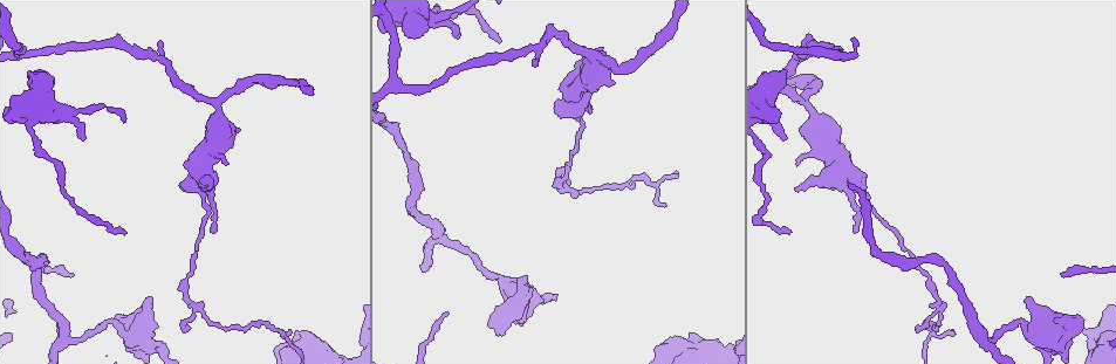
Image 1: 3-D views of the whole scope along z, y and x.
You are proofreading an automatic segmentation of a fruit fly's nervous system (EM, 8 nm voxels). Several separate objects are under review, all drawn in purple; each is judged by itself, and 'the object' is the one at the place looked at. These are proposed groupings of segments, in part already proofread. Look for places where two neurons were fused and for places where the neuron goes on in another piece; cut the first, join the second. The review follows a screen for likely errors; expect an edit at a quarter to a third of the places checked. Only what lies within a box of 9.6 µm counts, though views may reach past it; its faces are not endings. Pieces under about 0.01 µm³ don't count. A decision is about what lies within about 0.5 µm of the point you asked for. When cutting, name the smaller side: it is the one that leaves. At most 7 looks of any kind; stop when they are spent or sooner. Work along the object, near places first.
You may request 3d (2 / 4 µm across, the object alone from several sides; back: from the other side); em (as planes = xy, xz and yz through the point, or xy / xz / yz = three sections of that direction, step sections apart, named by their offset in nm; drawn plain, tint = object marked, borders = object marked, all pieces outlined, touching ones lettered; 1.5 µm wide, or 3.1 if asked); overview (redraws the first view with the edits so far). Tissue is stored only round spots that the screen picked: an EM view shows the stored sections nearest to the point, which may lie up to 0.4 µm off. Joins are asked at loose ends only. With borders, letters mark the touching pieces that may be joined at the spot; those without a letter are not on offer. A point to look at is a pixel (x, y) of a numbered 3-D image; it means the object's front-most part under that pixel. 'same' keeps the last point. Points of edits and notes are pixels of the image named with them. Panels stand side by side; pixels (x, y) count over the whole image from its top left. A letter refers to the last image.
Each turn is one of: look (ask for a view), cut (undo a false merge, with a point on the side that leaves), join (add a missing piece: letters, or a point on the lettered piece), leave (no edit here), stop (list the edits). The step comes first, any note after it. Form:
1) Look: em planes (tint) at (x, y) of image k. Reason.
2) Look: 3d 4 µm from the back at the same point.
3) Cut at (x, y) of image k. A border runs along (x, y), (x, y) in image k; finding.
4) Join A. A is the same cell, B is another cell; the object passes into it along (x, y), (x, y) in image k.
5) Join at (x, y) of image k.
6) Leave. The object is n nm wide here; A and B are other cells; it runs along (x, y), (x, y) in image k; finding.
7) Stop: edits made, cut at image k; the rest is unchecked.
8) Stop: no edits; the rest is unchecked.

Look: em 3.1 µm yz step 16 (borders) at (36, 72) of image 1. Thick end.

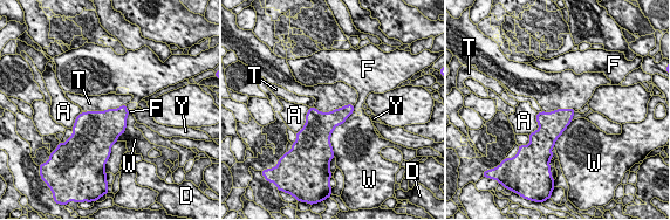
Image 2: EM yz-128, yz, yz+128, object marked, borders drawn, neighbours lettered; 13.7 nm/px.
Leave. A, D, F, T, W and Y are other cells; none of them fits.

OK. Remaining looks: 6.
Look: em yz step 8 (borders) at (534, 62) of image 1. Branch stops here.

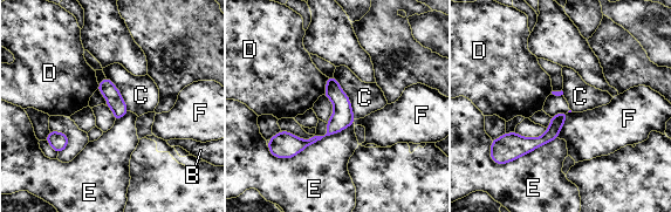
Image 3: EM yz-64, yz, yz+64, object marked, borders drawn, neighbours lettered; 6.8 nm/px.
Leave. B, C, D, E and F are other cells; a border runs along (333, 76), (348, 97), (355, 118) in image 3; no lettered piece goes on from it.

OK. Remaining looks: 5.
Look: em xz step 4 (tint) at (109, 319) of image 1. Abrupt turn.

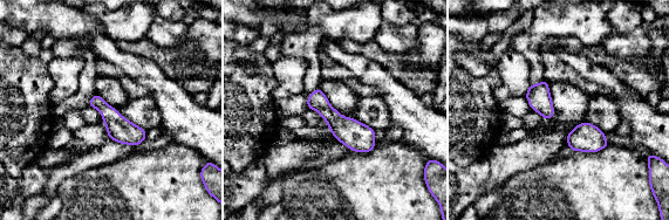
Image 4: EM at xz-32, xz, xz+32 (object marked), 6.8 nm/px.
Look: em planes (borders) at the same point.

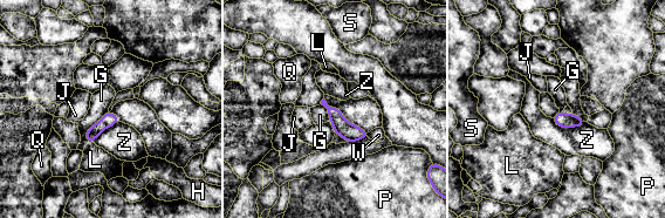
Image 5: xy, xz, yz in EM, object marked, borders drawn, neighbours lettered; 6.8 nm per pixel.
Leave. The object is 90 nm wide here; G, H, J, L, P, Q, S, W and Z are other cells; a border runs along (108, 111), (87, 131), (87, 142) in image 5; continuous, no second neuron.

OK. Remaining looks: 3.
Stop: no edits; the rest is unchecked.

